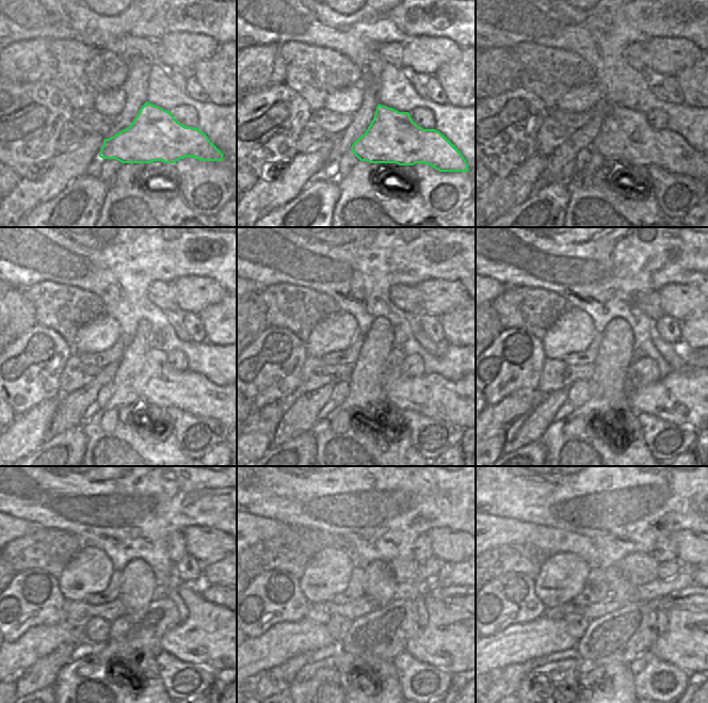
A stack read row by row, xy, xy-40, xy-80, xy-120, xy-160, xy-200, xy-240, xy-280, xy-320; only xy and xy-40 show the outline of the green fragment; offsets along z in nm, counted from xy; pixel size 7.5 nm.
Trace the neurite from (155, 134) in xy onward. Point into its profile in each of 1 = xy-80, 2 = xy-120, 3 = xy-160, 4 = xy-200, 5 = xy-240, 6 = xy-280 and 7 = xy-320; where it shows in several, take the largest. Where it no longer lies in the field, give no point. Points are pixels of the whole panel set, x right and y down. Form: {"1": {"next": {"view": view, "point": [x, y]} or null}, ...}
{"1": {"next": {"view": "xy-80", "point": [626, 136]}}, "2": {"next": {"view": "xy-120", "point": [158, 383]}}, "3": {"next": {"view": "xy-160", "point": [433, 396]}}, "4": {"next": {"view": "xy-200", "point": [692, 397]}}, "5": {"next": {"view": "xy-240", "point": [214, 637]}}, "6": {"next": {"view": "xy-280", "point": [453, 640]}}, "7": {"next": {"view": "xy-320", "point": [692, 641]}}}

